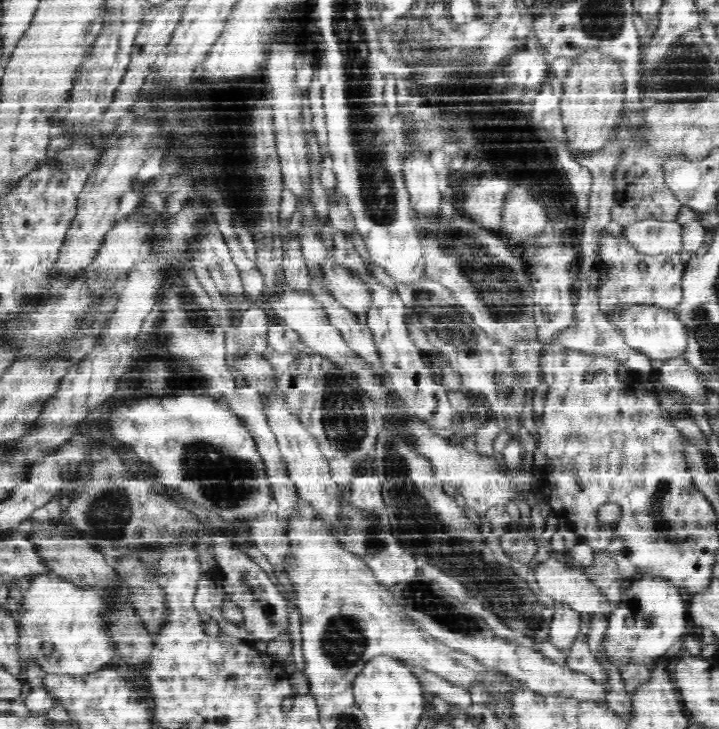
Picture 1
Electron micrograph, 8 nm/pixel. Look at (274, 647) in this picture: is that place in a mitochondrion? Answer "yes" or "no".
no

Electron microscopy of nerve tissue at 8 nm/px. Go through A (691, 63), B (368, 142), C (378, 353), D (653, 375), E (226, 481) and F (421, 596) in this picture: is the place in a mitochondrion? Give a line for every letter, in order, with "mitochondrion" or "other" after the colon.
A: mitochondrion
B: mitochondrion
C: other
D: other
E: mitochondrion
F: mitochondrion

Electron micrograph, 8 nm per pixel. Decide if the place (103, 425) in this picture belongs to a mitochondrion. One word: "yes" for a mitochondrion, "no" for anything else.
no

